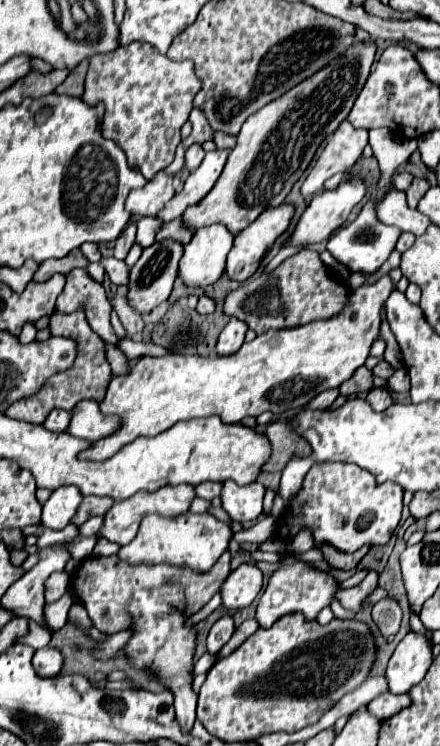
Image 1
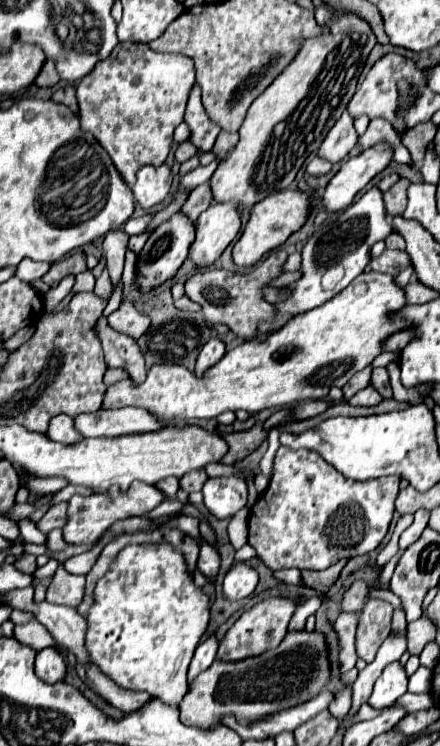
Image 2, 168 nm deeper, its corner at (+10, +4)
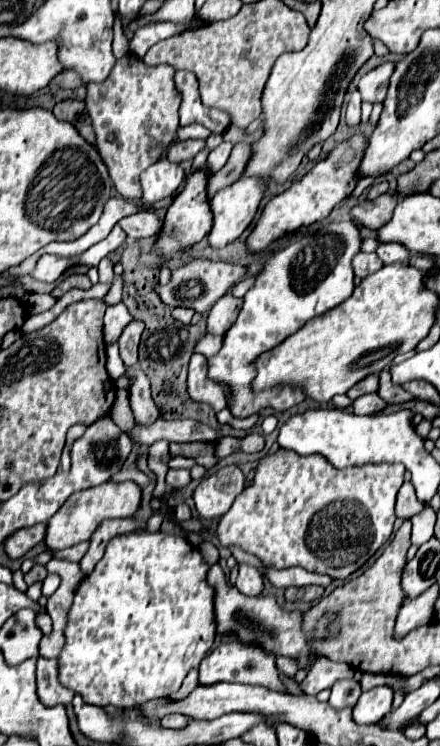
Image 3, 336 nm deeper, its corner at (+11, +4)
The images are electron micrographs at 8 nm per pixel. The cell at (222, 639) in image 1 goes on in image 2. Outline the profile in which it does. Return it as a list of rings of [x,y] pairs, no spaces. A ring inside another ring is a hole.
[[[212,633],[208,635],[200,645],[198,649],[194,651],[194,659],[190,663],[190,669],[188,669],[188,679],[192,681],[198,673],[202,673],[204,669],[208,669],[216,657],[216,651],[218,651],[218,637]]]

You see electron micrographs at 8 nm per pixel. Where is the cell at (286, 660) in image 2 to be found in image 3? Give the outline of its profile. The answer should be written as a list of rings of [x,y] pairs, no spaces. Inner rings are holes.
[[[171,713],[171,715],[165,715],[163,719],[161,719],[161,727],[165,727],[165,729],[181,729],[181,727],[185,727],[187,725],[187,721],[189,721],[189,717],[187,715],[181,715],[181,713]]]

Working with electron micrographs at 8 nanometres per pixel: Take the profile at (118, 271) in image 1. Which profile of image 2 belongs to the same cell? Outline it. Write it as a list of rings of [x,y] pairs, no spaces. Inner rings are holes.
[[[122,299],[120,307],[108,315],[108,325],[112,329],[116,329],[118,333],[138,339],[142,333],[146,333],[148,325],[150,325],[150,317],[138,313],[130,299]]]

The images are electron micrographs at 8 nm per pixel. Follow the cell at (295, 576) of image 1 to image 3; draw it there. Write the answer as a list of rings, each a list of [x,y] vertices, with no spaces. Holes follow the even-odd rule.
[[[239,641],[223,643],[215,651],[211,651],[203,663],[199,665],[199,685],[215,685],[215,683],[249,683],[249,685],[263,685],[269,689],[281,689],[279,671],[275,667],[275,657],[267,655],[261,647],[245,645]]]

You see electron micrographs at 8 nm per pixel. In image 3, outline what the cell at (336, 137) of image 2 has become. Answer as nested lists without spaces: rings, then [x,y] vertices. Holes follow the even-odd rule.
[[[353,91],[353,95],[349,97],[349,103],[347,103],[347,113],[345,113],[345,121],[347,125],[355,127],[361,119],[361,95],[359,91]]]

